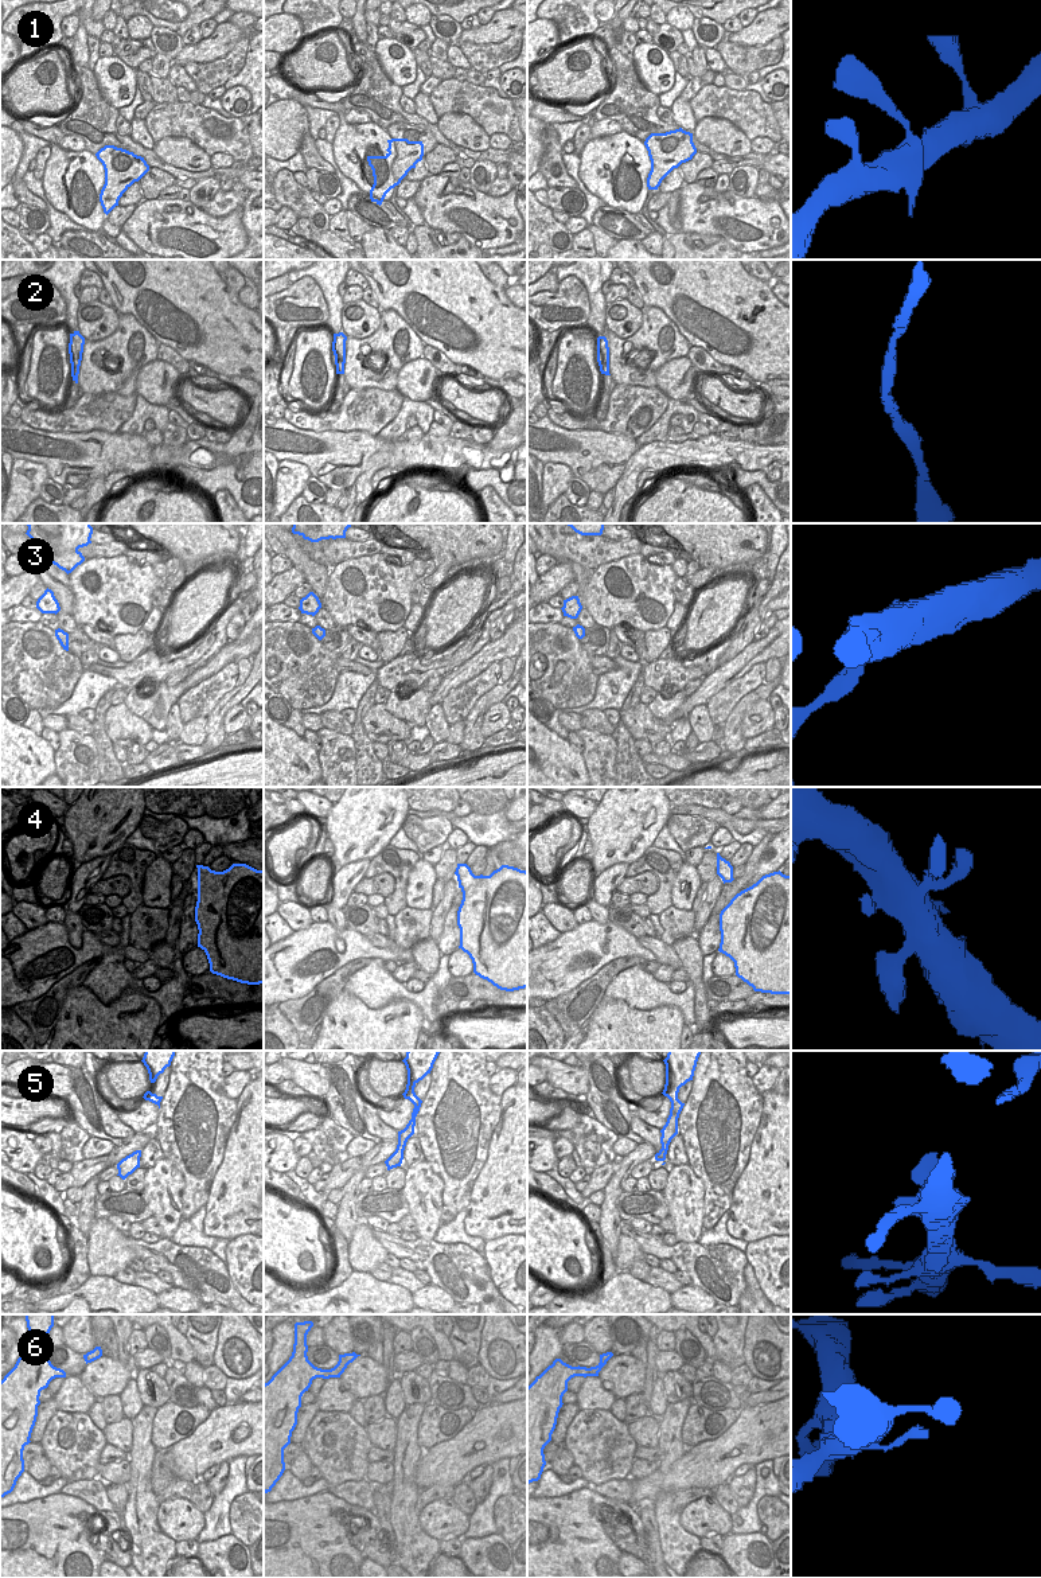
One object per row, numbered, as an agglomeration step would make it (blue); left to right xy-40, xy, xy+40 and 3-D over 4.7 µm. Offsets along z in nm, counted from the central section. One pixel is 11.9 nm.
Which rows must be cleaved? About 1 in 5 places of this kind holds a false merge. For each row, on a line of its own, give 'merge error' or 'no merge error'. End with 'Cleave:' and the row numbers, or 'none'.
1: no merge error
2: no merge error
3: no merge error
4: no merge error
5: no merge error
6: no merge error
Cleave: none

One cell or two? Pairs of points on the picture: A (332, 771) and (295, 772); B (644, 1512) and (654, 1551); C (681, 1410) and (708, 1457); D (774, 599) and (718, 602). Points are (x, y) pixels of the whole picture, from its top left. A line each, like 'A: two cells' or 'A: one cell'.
A: two cells
B: one cell
C: two cells
D: two cells

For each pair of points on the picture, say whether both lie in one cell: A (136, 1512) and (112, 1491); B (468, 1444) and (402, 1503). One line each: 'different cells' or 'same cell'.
A: different cells
B: different cells

